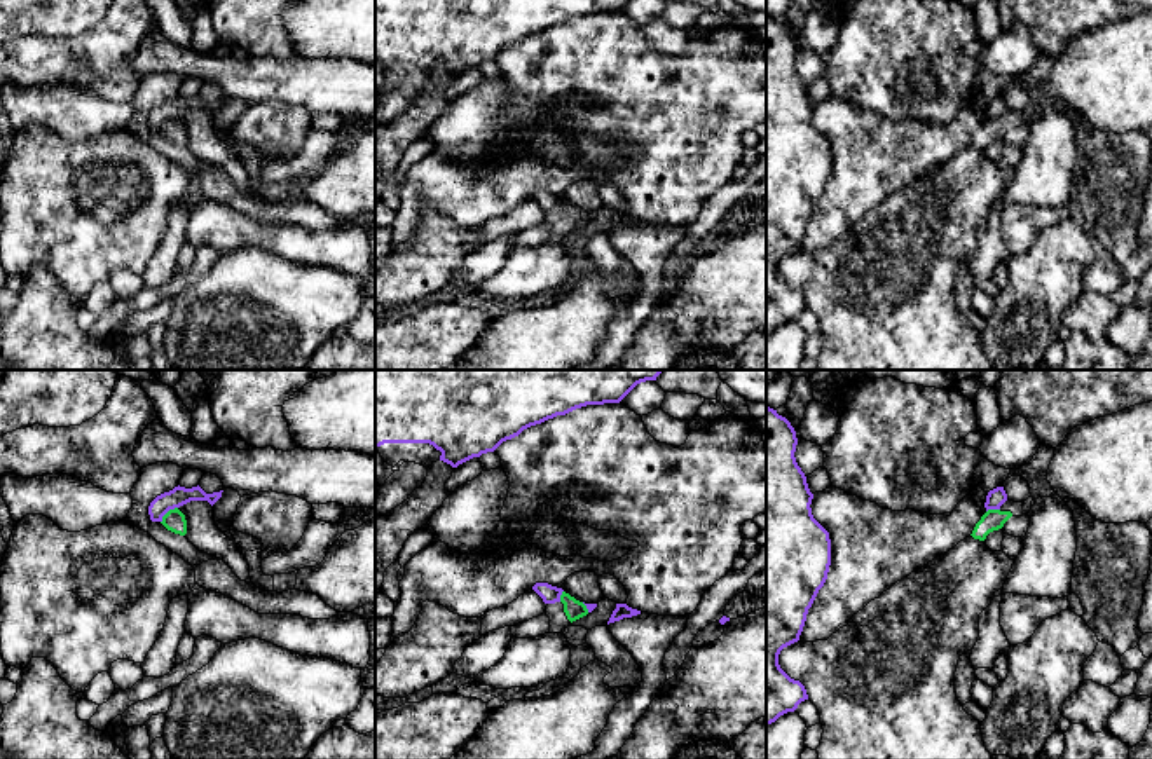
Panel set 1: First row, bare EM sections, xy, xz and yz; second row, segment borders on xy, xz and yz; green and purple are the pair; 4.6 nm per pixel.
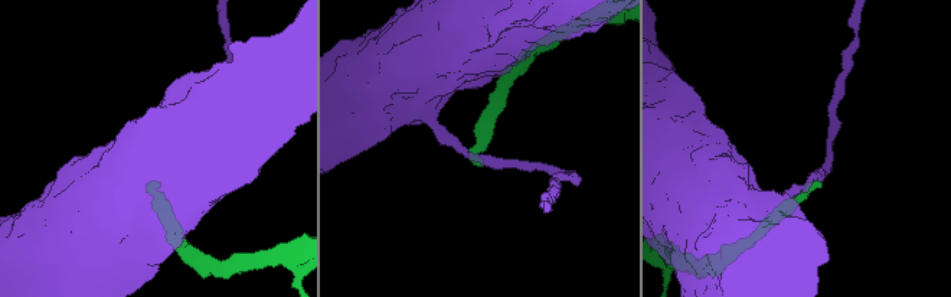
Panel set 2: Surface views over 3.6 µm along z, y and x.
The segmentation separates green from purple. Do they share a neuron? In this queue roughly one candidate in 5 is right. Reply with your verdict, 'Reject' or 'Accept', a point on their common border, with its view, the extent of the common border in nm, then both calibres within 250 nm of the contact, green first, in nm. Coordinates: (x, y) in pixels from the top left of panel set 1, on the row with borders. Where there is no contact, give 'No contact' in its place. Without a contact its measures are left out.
Reject. Touches green at xy (166, 513). Shared border 110 nm. Thickness 100 nm (green) against 90 nm

